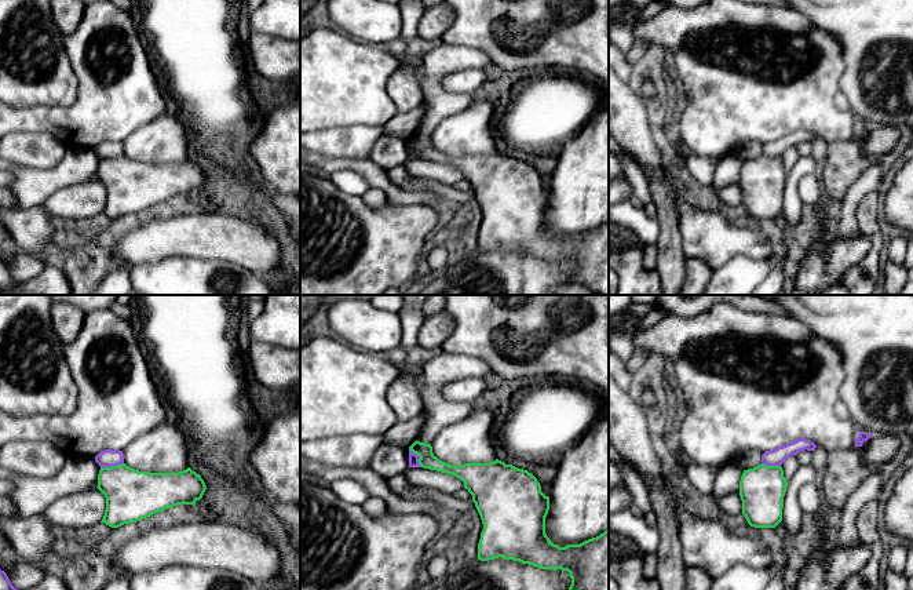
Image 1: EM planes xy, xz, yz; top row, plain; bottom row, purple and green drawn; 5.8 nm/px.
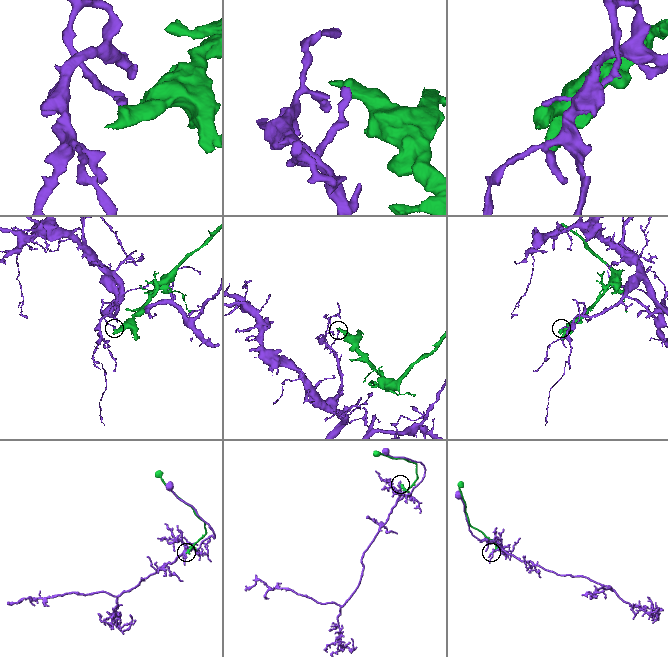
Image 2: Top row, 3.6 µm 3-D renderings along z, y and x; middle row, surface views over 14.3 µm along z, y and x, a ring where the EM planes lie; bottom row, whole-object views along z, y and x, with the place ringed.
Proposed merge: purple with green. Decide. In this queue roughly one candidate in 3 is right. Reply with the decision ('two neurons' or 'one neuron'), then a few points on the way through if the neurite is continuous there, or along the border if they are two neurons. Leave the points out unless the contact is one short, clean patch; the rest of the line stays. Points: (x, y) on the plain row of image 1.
two neurons; border xy (123, 153), (101, 159)

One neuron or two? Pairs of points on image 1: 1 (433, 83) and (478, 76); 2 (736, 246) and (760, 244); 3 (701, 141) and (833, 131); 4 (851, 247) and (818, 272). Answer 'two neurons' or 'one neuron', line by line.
1: two neurons
2: one neuron
3: one neuron
4: one neuron

